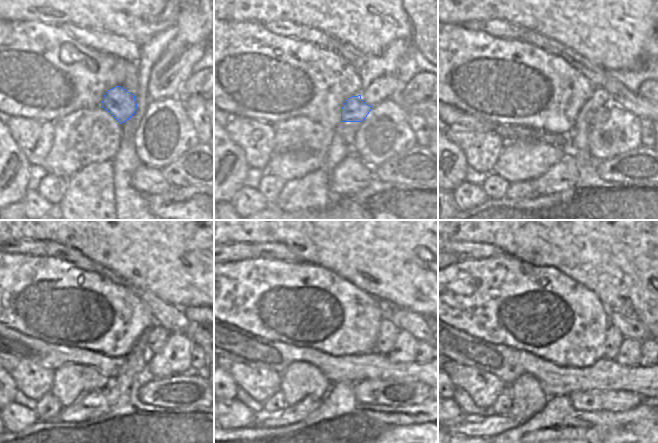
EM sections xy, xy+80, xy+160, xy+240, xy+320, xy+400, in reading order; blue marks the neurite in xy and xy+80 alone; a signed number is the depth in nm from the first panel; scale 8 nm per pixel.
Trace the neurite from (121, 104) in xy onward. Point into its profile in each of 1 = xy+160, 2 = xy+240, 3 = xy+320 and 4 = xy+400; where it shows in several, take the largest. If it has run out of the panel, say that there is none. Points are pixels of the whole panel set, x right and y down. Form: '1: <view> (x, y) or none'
1: xy+160 (598, 116)
2: xy+240 (158, 335)
3: xy+320 (388, 330)
4: xy+400 (613, 338)

